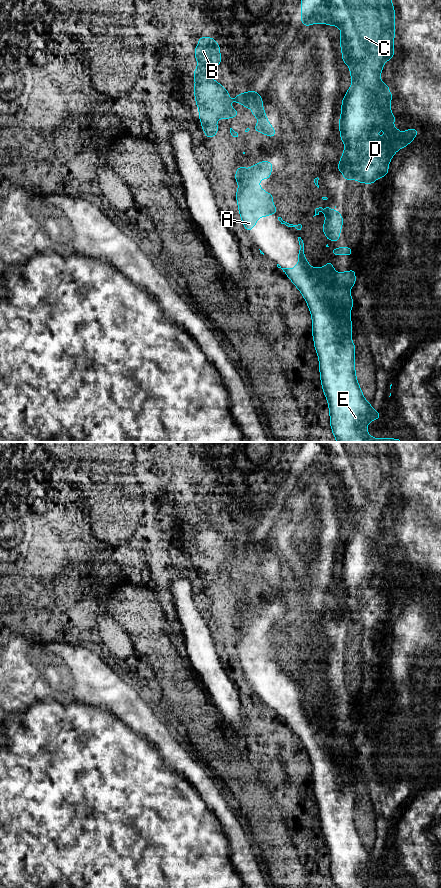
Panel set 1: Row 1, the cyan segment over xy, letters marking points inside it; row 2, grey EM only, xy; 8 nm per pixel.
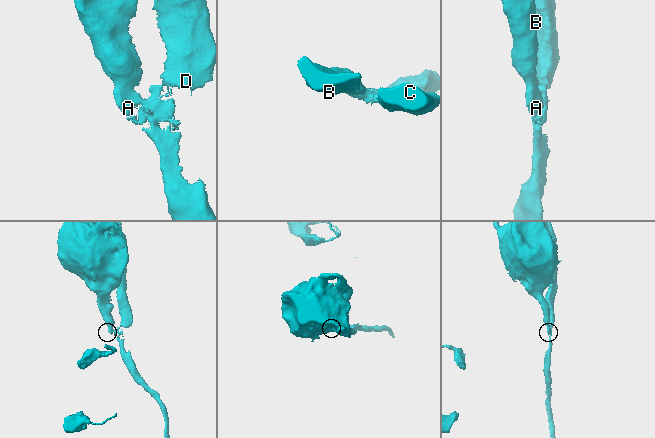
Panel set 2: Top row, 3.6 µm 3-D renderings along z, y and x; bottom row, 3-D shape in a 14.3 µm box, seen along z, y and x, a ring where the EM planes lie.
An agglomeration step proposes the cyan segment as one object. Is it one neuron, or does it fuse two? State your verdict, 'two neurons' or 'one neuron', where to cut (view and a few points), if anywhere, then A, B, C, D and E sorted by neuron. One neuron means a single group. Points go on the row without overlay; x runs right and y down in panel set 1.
one neuron | no cut | A B C D E

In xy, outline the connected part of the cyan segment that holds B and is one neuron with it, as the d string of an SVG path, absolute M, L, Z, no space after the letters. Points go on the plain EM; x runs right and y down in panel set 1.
M199 485L198 487L199 492L195 495L195 507L199 513L194 520L195 535L193 539L205 584L212 586L217 582L219 576L216 569L218 567L229 567L239 563L239 560L230 554L230 551L234 549L243 552L245 556L254 557L250 561L258 566L258 572L254 574L255 579L271 586L274 585L276 580L267 569L261 543L251 537L248 541L242 540L231 548L229 540L211 526L213 516L218 515L221 511L219 493L212 485Z

